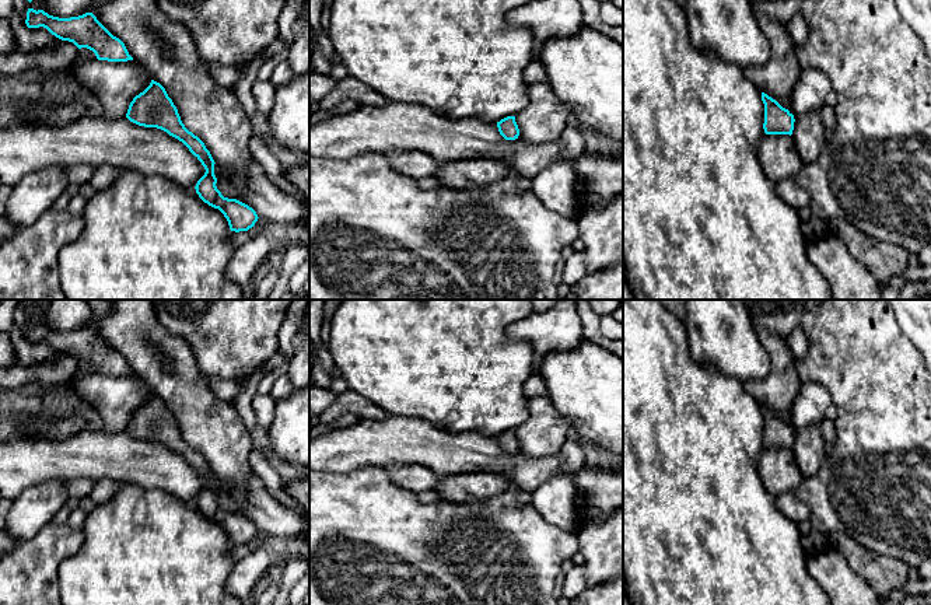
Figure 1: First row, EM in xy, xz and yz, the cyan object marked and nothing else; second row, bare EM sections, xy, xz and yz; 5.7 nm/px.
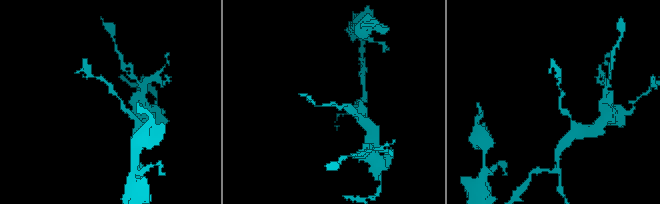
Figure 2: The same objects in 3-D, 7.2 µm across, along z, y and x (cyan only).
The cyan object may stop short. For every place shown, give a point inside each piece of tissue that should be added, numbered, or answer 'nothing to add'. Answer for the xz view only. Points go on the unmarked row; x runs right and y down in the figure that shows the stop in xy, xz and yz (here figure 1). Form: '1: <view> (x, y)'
nothing to add

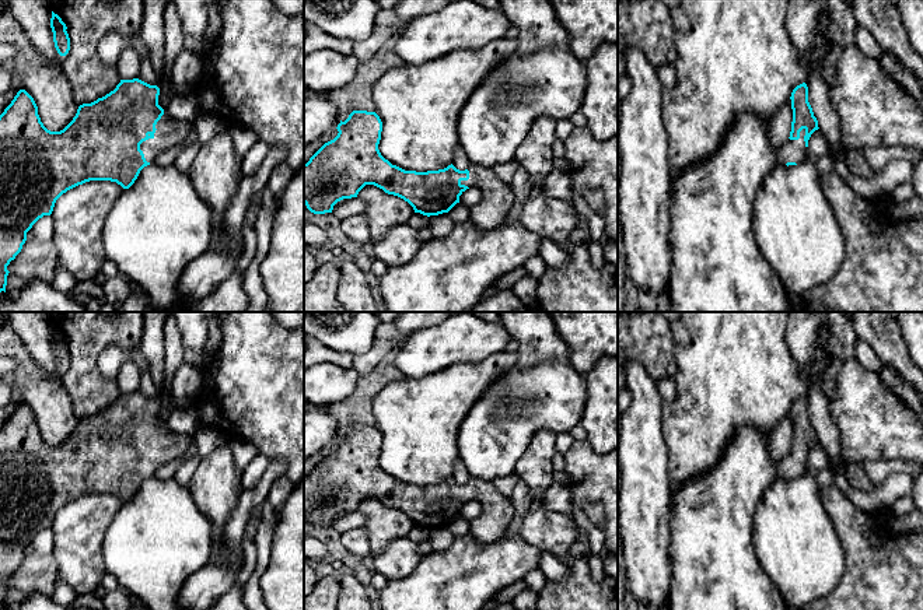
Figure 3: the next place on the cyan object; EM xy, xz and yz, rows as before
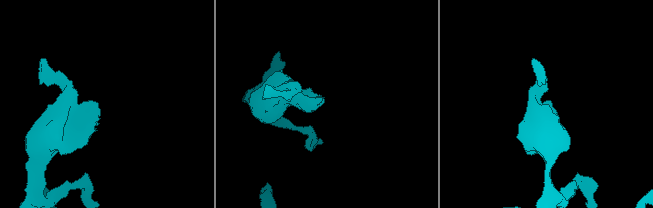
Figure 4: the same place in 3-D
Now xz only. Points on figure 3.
1: xz (497, 511)

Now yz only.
1: yz (793, 463)

